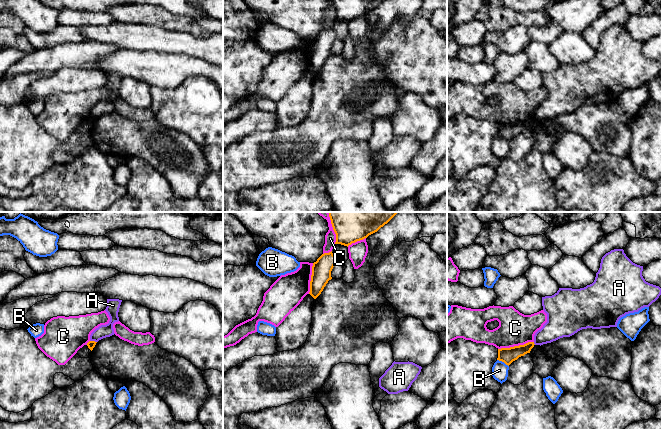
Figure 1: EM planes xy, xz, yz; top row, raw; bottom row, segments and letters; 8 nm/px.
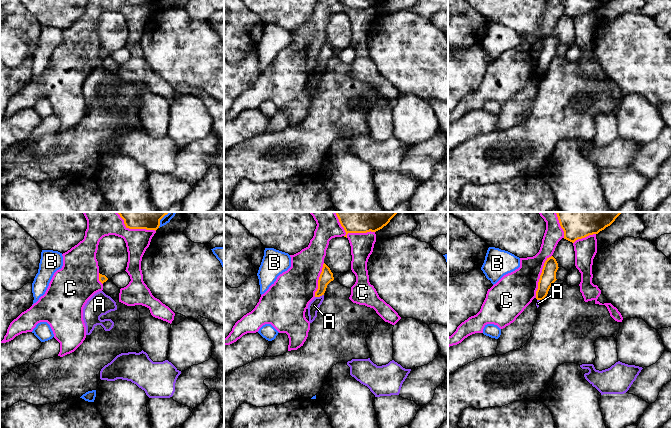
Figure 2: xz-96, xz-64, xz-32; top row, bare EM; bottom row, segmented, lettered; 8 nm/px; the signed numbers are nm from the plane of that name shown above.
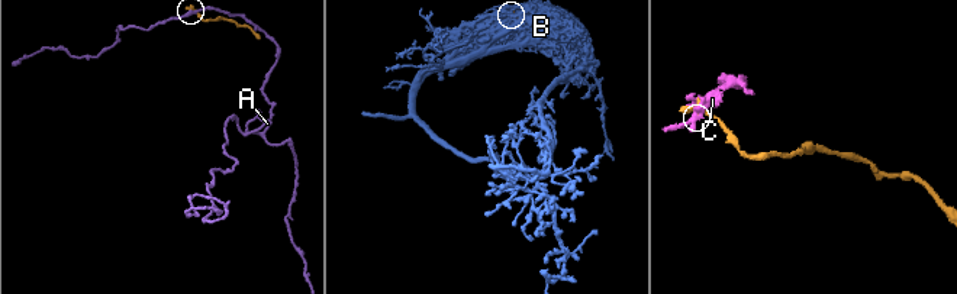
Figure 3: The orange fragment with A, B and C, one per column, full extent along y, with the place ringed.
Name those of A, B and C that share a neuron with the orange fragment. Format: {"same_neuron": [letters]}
{"same_neuron": []}

